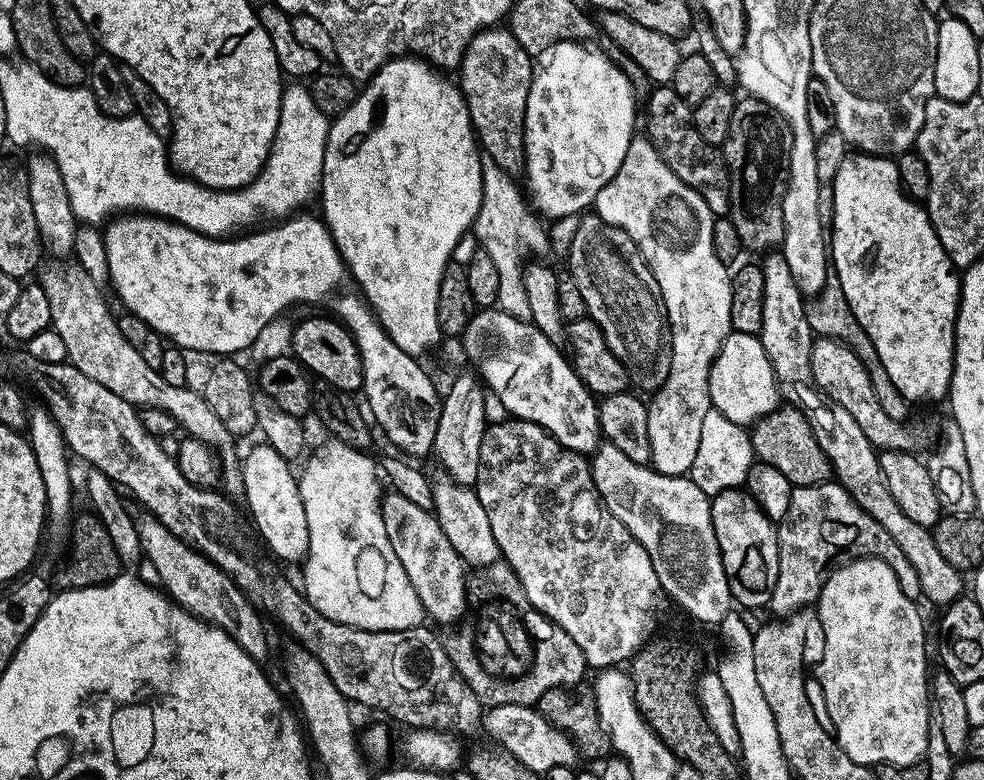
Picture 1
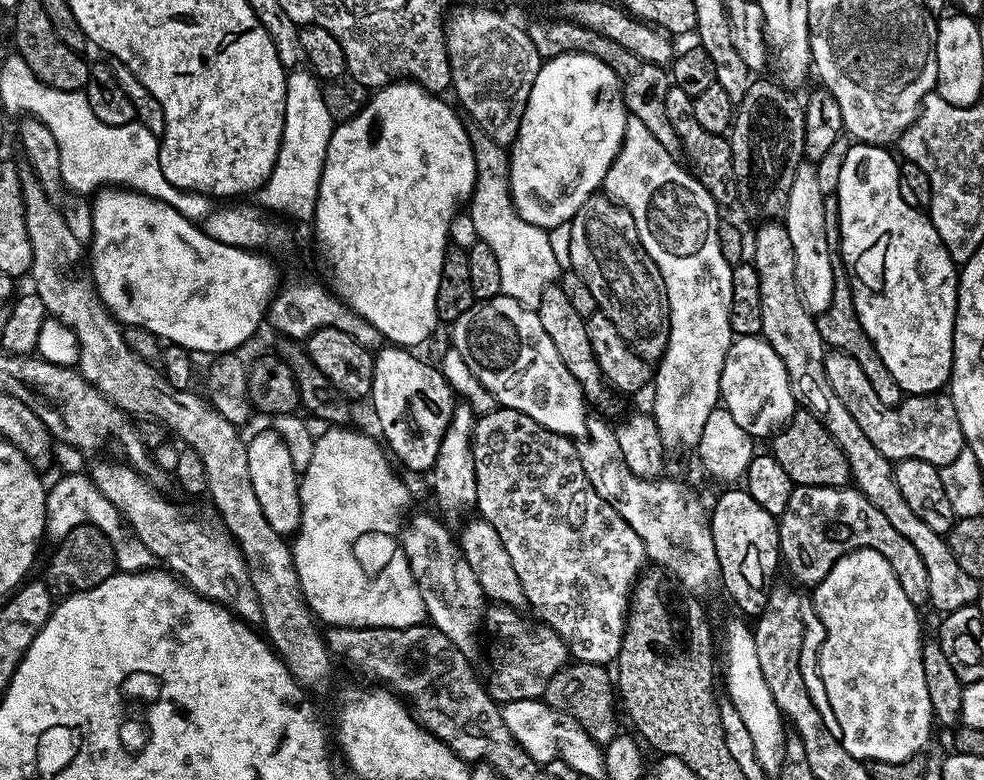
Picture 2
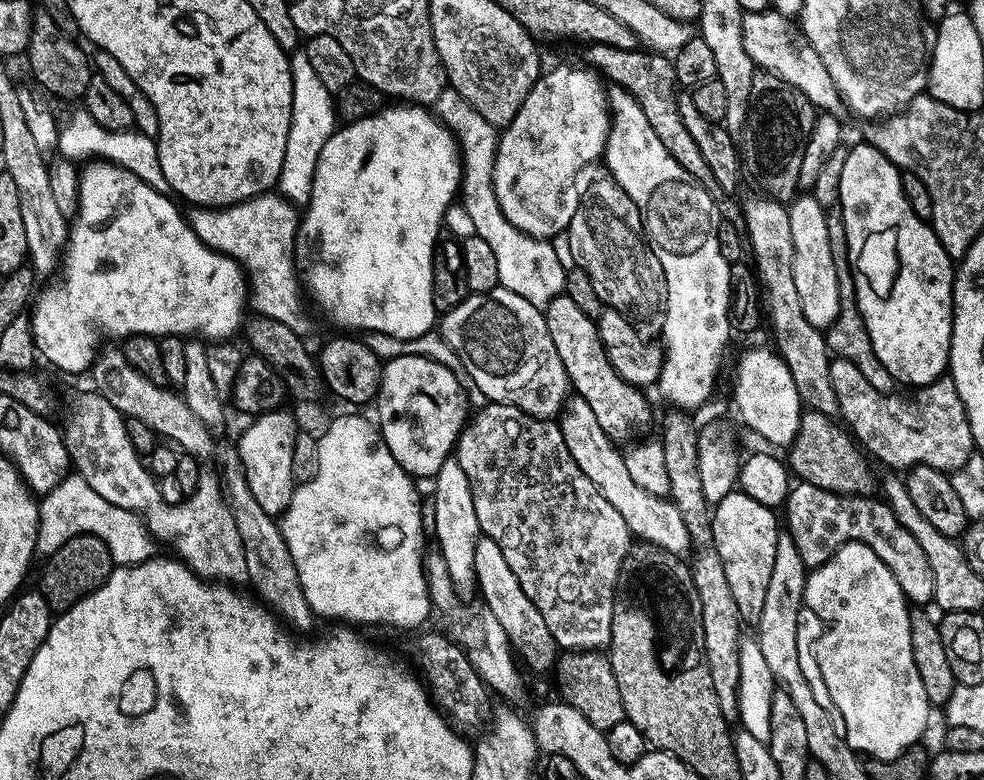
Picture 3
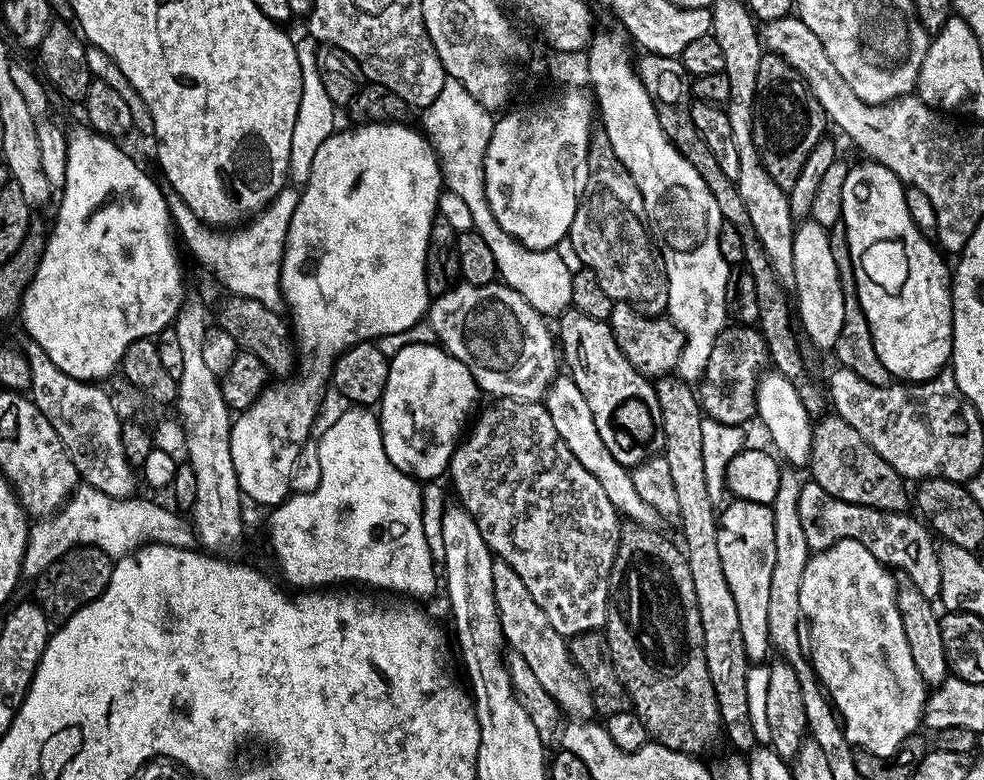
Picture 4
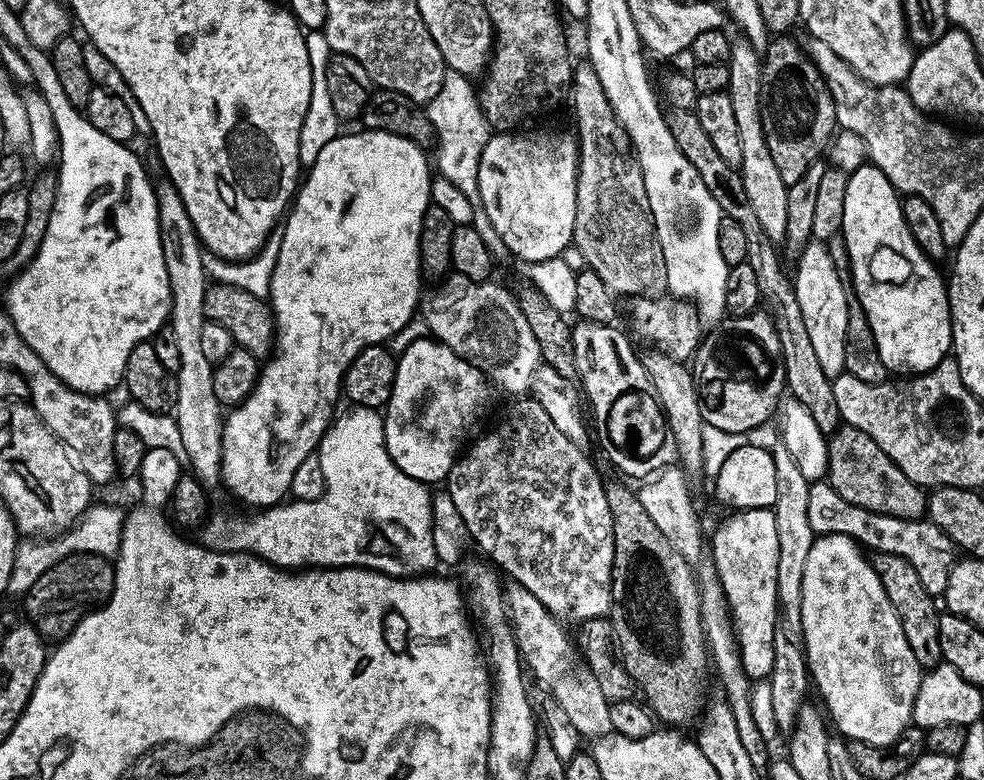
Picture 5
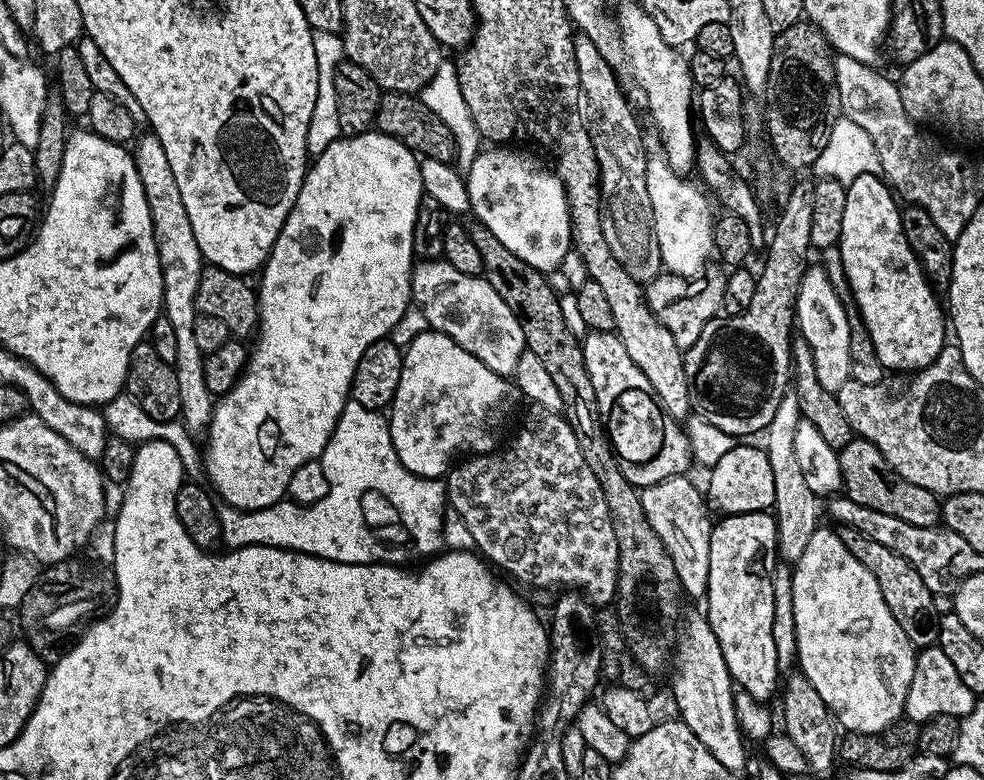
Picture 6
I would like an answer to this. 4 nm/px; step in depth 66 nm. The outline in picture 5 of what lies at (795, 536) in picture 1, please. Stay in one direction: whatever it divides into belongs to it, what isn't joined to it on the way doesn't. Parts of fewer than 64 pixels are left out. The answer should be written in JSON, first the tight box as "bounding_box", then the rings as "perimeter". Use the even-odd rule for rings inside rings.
{"bounding_box":[808,482,958,597],"perimeter":[[[827,482],[809,483],[808,489],[810,490],[808,517],[813,533],[822,536],[842,534],[872,552],[898,554],[898,558],[906,558],[906,562],[910,562],[910,566],[918,570],[918,578],[922,578],[922,586],[926,586],[930,595],[934,597],[944,594],[950,570],[958,559],[958,547],[941,528],[934,526],[931,520],[927,518],[903,520],[871,512],[862,506],[854,506],[846,502],[846,498],[838,495]]]}

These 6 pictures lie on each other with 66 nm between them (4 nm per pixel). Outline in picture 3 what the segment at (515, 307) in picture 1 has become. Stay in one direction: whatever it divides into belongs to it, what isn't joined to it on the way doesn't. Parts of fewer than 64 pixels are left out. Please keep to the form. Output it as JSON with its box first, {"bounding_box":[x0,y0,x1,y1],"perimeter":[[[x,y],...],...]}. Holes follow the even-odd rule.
{"bounding_box":[434,86,567,310],"perimeter":[[[450,86],[436,99],[434,112],[452,131],[460,145],[461,183],[460,203],[473,219],[476,235],[485,239],[497,257],[501,287],[526,298],[541,310],[548,307],[554,297],[564,292],[567,271],[558,261],[551,241],[539,240],[518,230],[504,214],[494,194],[493,172],[497,156],[498,130],[484,118],[460,94]]]}

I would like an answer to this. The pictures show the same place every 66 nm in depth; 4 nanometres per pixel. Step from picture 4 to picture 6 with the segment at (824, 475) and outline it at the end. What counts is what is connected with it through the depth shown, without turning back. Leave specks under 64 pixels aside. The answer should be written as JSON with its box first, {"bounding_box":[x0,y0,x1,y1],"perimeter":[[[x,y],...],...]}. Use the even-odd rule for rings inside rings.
{"bounding_box":[838,438,941,528],"perimeter":[[[853,438],[838,453],[843,491],[851,500],[858,502],[858,506],[890,514],[890,518],[902,518],[902,522],[910,522],[910,526],[935,528],[941,523],[941,497],[935,496],[930,490],[922,490],[922,486],[914,486],[914,482],[906,482],[906,478],[893,472],[882,458],[878,446],[874,446],[874,442]]]}

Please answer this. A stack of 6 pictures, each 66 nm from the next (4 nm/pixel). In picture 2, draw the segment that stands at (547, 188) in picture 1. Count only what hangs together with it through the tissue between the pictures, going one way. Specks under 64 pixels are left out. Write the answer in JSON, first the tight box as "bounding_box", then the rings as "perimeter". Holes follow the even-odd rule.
{"bounding_box":[509,52,629,230],"perimeter":[[[581,52],[544,60],[530,90],[530,98],[522,114],[522,126],[518,126],[516,141],[510,146],[509,190],[517,214],[526,222],[545,230],[572,221],[582,202],[597,195],[606,174],[613,171],[612,163],[622,146],[629,119],[628,109],[624,107],[624,94],[620,90],[620,80],[614,70],[606,66],[606,62]]]}

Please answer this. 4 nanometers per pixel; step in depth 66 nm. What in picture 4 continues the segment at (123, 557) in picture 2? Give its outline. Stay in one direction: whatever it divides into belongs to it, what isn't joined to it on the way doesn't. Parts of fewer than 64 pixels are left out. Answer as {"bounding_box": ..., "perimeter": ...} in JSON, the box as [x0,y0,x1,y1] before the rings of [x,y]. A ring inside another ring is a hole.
{"bounding_box":[20,483,195,580],"perimeter":[[[79,483],[63,507],[48,517],[37,519],[30,527],[26,550],[20,567],[23,579],[35,580],[54,562],[72,548],[79,545],[92,545],[103,550],[113,560],[135,552],[140,545],[153,542],[183,547],[183,539],[178,536],[195,535],[191,521],[174,511],[146,498],[127,496],[116,499],[104,494],[96,487]]]}

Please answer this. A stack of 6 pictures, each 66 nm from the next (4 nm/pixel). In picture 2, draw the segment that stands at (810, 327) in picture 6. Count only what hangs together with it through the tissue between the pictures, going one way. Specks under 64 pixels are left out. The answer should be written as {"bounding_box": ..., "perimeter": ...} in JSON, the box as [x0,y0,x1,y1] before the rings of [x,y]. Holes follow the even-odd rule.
{"bounding_box":[782,162,834,314],"perimeter":[[[802,162],[794,174],[794,186],[790,186],[782,217],[784,229],[790,234],[790,246],[794,246],[794,278],[798,294],[802,298],[802,306],[813,314],[824,312],[826,306],[830,306],[830,298],[834,298],[834,254],[830,246],[826,246],[826,222],[829,216],[824,209],[825,195],[818,190],[815,163]]]}

